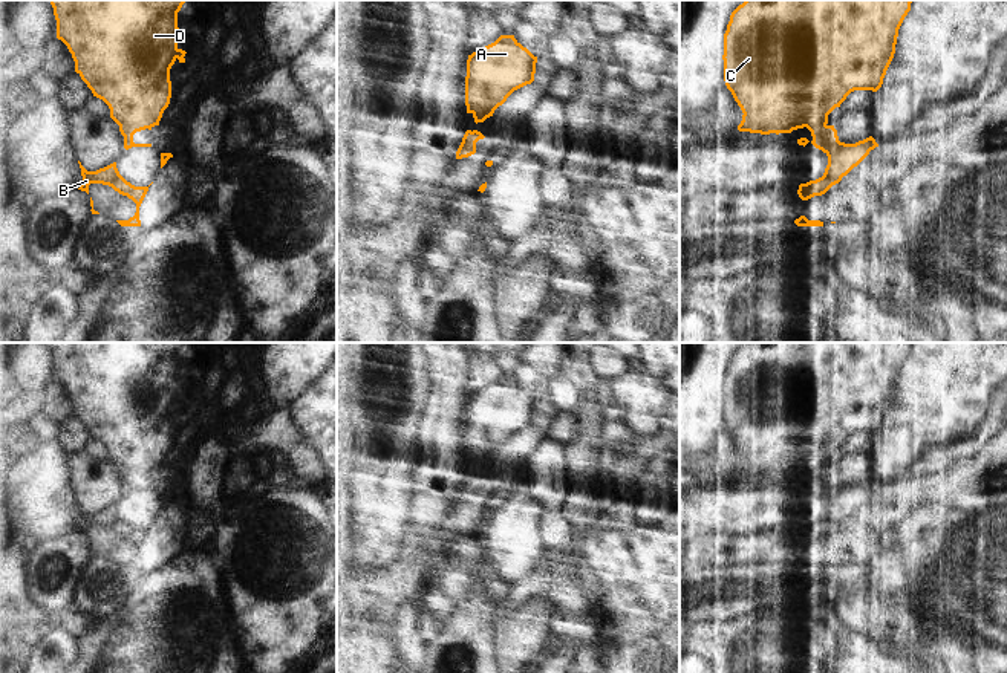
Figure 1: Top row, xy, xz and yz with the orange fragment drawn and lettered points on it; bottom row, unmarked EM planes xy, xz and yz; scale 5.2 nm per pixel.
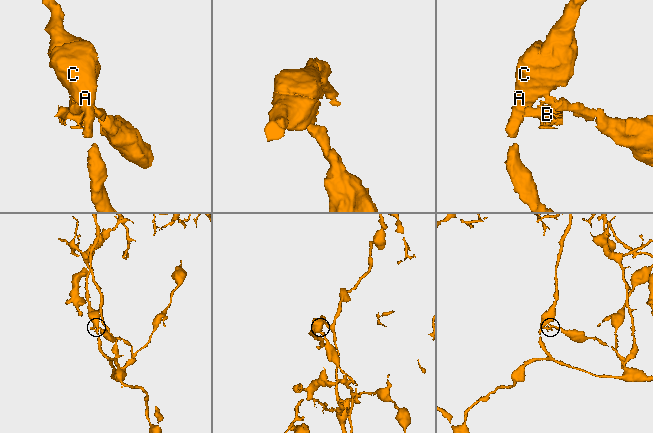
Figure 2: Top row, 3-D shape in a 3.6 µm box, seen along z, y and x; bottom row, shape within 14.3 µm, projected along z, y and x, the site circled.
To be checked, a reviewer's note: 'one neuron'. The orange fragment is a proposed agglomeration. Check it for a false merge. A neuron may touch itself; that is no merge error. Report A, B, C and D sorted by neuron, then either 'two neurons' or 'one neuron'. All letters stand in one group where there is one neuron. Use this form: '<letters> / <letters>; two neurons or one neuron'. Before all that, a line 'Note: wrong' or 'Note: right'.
Note: wrong
A C D / B; two neurons

